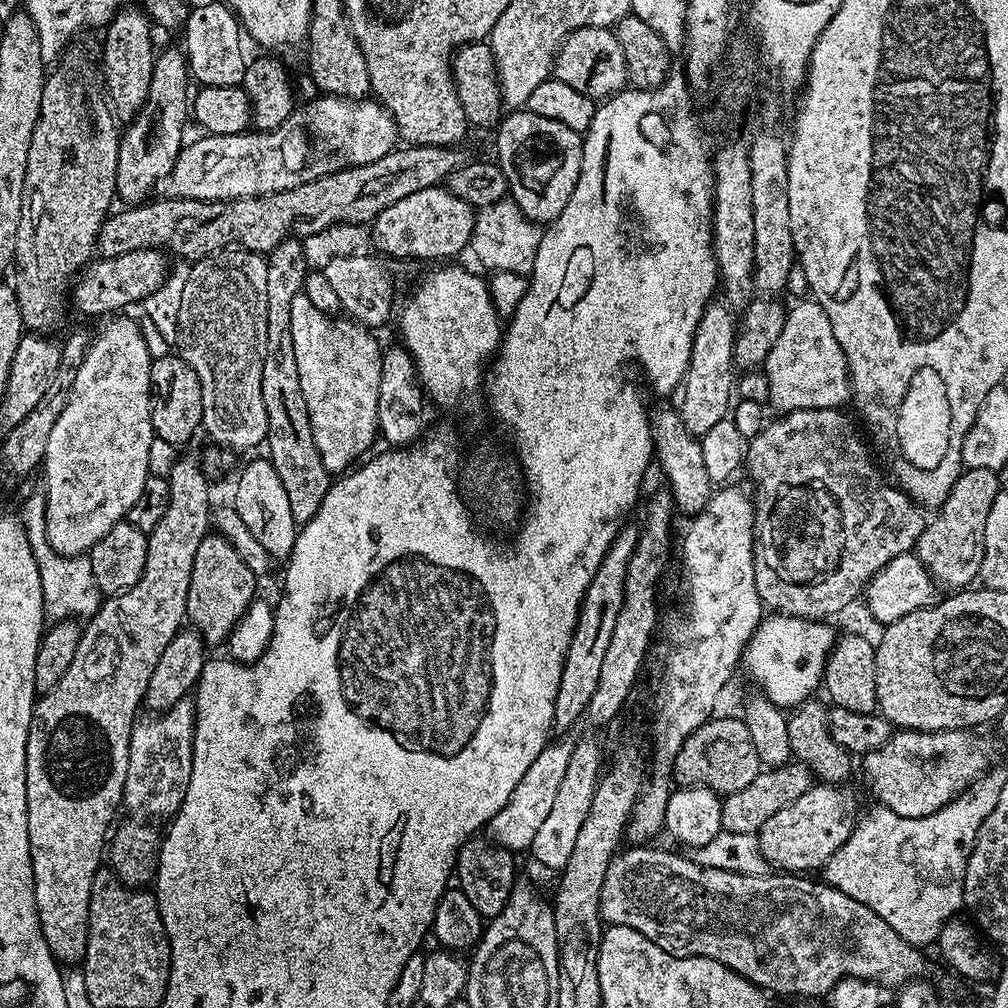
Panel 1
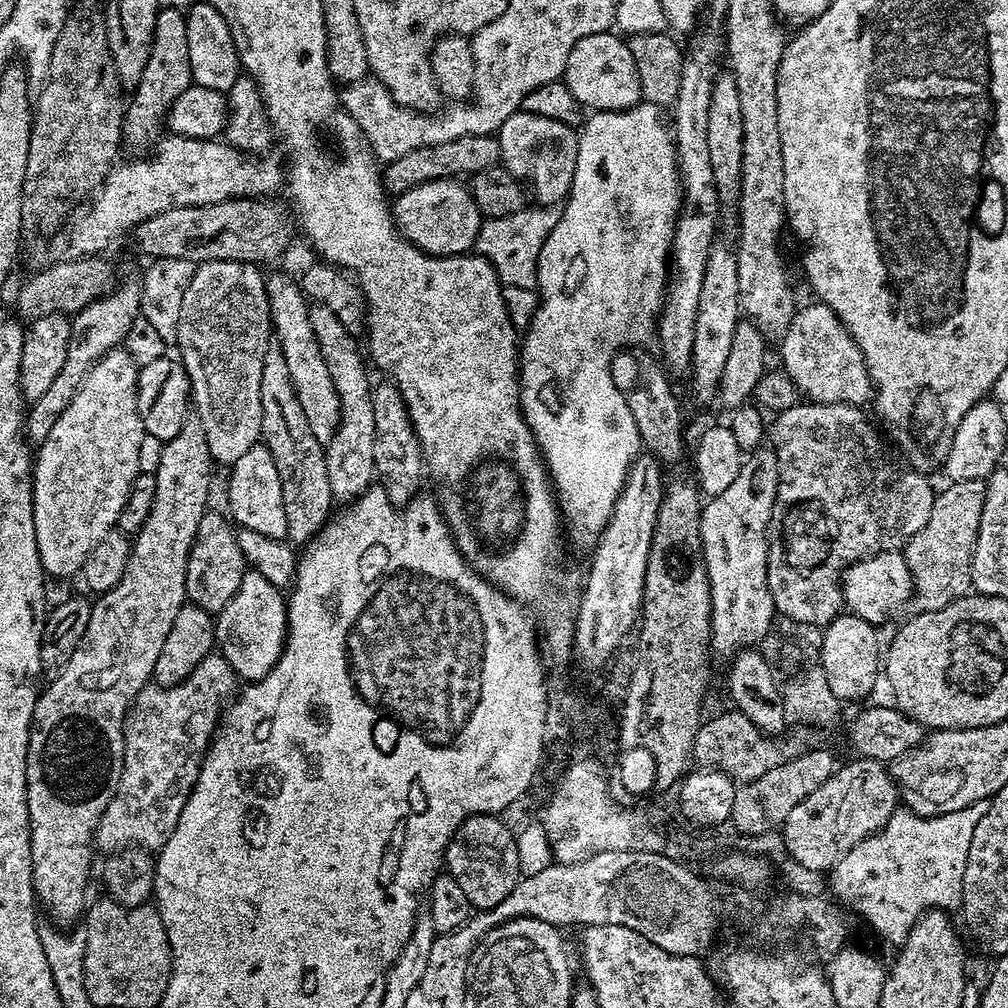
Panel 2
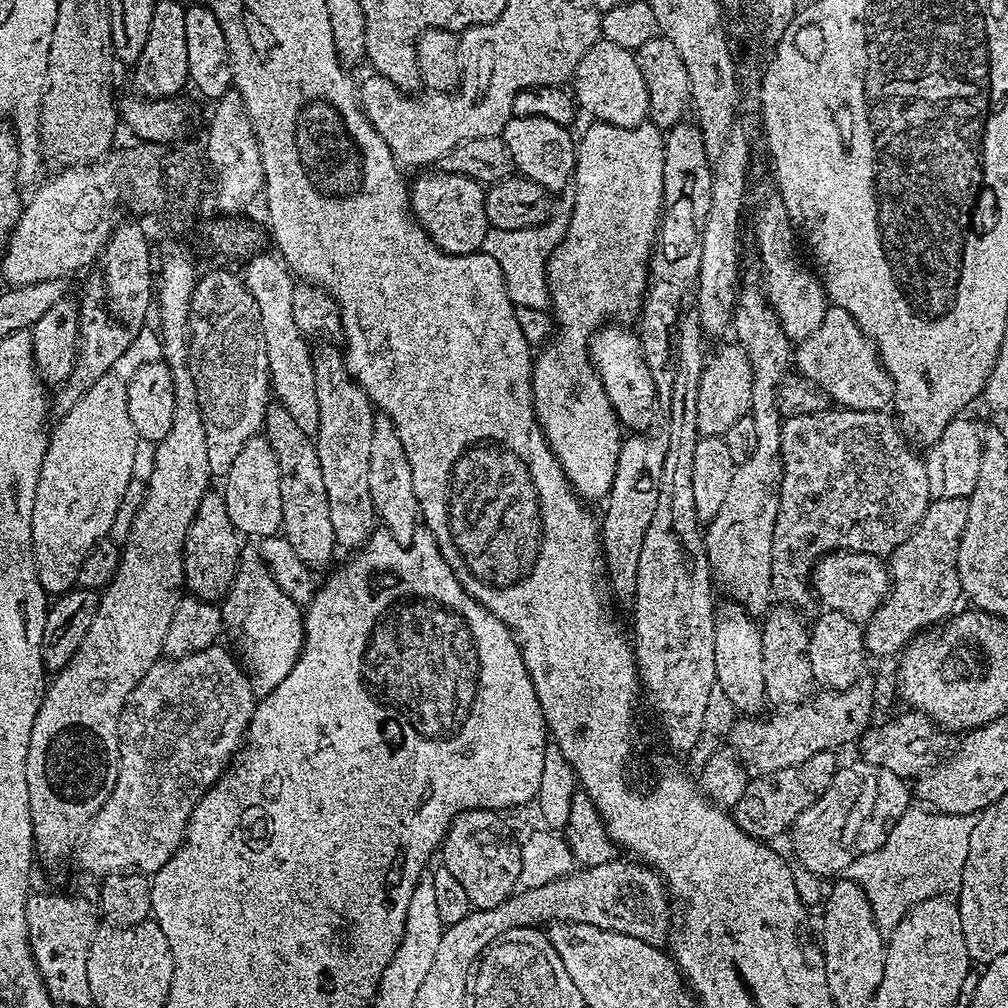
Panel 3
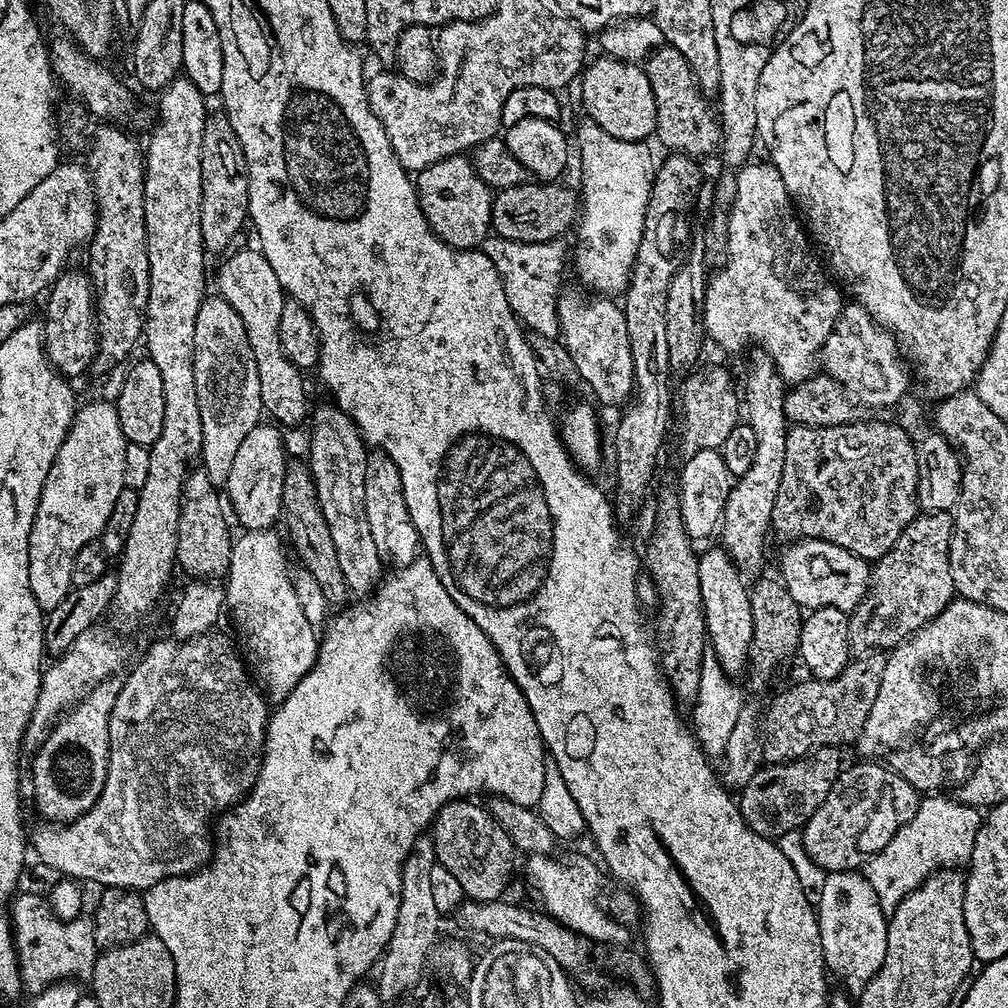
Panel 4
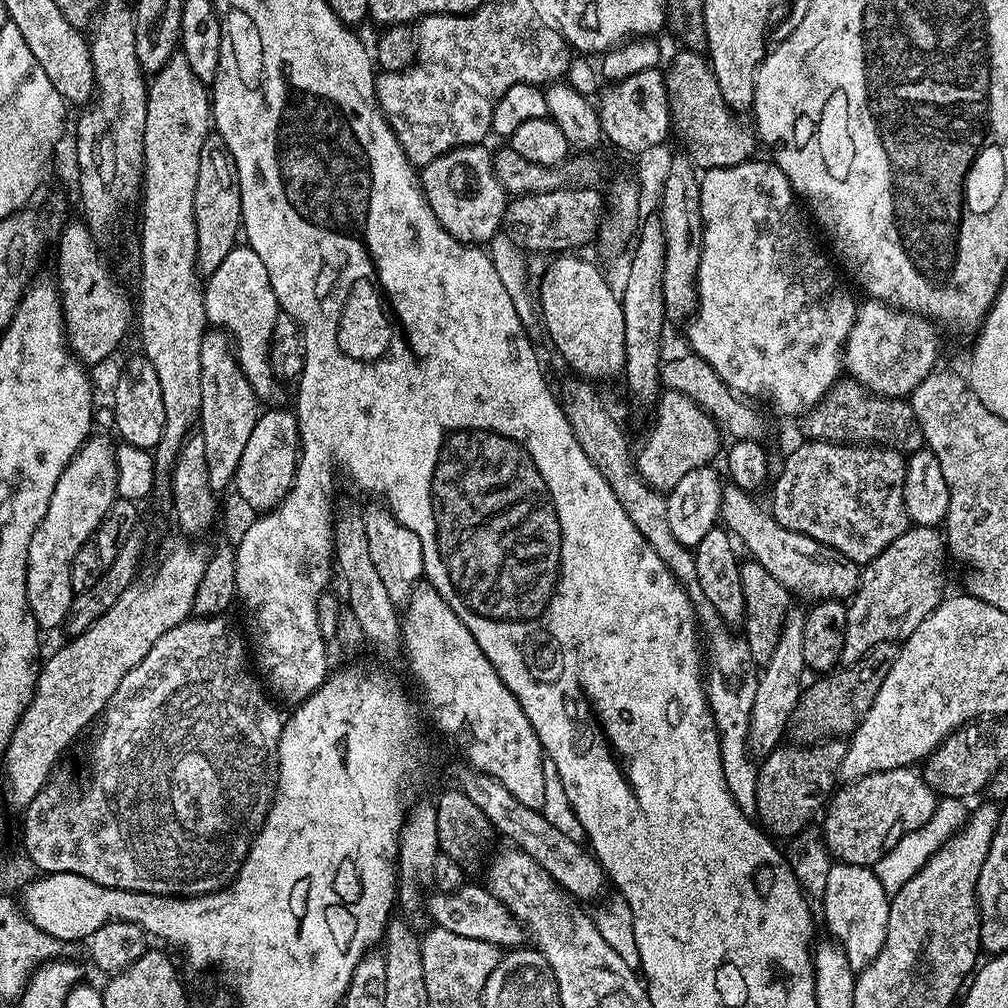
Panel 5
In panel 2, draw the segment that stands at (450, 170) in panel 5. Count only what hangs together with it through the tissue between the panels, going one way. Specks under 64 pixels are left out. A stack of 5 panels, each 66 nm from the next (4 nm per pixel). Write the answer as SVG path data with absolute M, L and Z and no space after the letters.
M459 179L431 180L422 186L414 186L395 197L391 209L397 232L431 256L462 256L476 247L482 223L480 207Z

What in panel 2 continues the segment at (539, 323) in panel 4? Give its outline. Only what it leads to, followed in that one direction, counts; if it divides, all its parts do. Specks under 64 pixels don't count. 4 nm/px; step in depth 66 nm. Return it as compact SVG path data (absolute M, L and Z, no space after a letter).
M560 201L533 209L525 208L500 219L485 219L480 225L475 253L491 262L500 277L501 285L536 288L538 256L546 238L562 218L564 203Z

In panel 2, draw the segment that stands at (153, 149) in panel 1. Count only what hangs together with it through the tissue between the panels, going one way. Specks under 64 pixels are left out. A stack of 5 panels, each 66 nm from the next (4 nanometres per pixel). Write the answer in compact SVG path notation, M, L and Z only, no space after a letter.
M161 7L154 26L154 42L150 46L150 58L142 78L134 90L136 96L127 105L124 113L122 136L128 140L155 141L165 127L168 109L183 91L192 86L194 81L190 70L190 42L186 42L187 15L176 8Z

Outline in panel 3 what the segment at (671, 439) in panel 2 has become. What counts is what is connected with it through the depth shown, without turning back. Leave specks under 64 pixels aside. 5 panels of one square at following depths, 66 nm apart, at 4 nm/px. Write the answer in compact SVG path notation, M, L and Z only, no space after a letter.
M612 322L603 328L596 329L590 337L590 359L596 368L596 376L610 398L616 417L621 422L632 420L637 433L644 434L656 420L658 397L654 390L654 378L650 378L650 366L646 366L644 347L639 335L628 326Z

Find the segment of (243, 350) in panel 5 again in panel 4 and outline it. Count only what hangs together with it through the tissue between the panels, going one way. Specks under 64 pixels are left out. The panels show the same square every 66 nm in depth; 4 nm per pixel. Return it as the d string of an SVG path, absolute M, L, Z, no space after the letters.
M244 248L241 252L233 251L227 257L229 260L221 266L220 273L216 276L216 284L220 287L217 289L219 295L226 302L230 302L230 306L234 306L246 326L250 350L254 350L254 362L258 362L258 380L262 386L264 412L272 415L273 417L269 417L277 425L285 429L296 428L304 419L309 419L310 408L308 412L308 392L304 389L303 378L300 377L303 376L301 369L294 362L290 362L280 341L280 319L286 293L274 274L274 266L266 262L263 251L253 248Z

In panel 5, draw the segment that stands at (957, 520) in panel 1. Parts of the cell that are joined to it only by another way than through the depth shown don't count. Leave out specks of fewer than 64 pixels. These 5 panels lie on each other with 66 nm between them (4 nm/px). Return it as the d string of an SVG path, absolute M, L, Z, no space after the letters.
M909 526L902 535L894 538L886 550L882 550L873 560L863 565L860 574L860 584L847 601L846 630L844 631L844 645L840 655L840 664L847 666L858 662L874 646L882 642L896 644L908 639L918 626L940 604L946 595L944 589L944 560L946 556L946 536L939 527L921 528Z

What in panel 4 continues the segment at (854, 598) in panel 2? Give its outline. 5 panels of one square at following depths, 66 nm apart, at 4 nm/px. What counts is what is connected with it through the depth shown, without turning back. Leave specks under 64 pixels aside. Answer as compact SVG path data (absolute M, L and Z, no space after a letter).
M798 540L785 543L785 548L780 552L780 573L784 589L798 602L801 609L811 610L814 608L837 608L851 614L862 602L872 583L872 568L869 561L863 560L858 554L838 546L834 542L825 540Z

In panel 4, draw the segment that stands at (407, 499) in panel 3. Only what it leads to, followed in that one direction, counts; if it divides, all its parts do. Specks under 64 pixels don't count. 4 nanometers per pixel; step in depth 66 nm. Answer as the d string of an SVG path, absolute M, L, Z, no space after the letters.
M379 450L369 455L366 466L366 519L370 521L370 534L385 561L393 560L393 565L403 566L421 555L420 535L406 508L402 474L391 458Z

